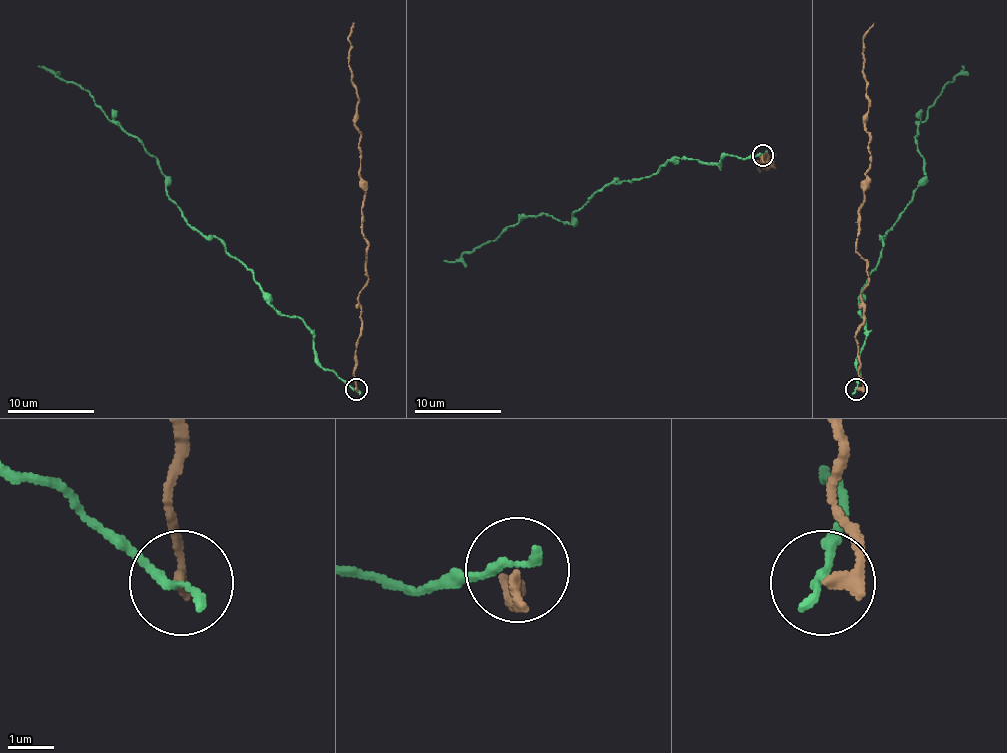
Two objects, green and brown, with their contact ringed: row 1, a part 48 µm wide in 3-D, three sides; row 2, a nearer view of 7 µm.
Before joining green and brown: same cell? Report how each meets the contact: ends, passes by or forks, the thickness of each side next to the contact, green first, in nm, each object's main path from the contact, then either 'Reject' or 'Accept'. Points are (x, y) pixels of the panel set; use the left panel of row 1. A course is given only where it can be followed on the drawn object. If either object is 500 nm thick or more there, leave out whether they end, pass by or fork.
At the ring green ends. At the ring brown ends. Thickness 240 nm (green) against 240 nm. Course of green: (355, 390), (321, 366), (312, 331), (282, 316), (240, 262), (199, 233), (136, 138), (86, 90), (37, 66). Course of brown: (355, 390), (358, 294), (368, 279), (358, 95), (351, 79), (353, 23). Reject

